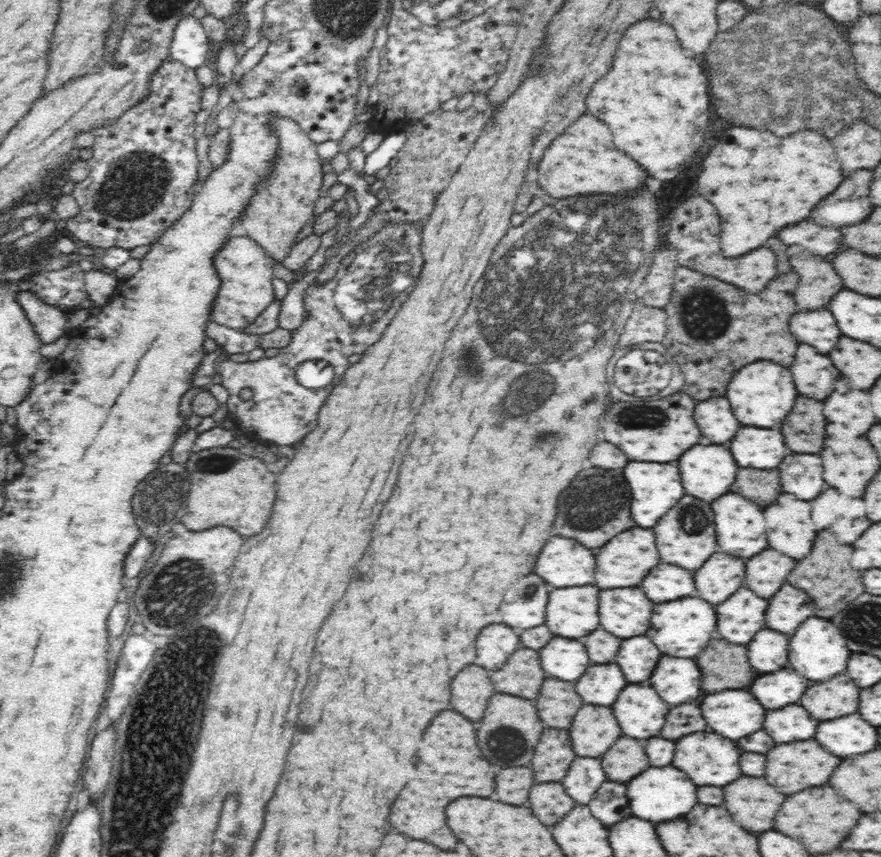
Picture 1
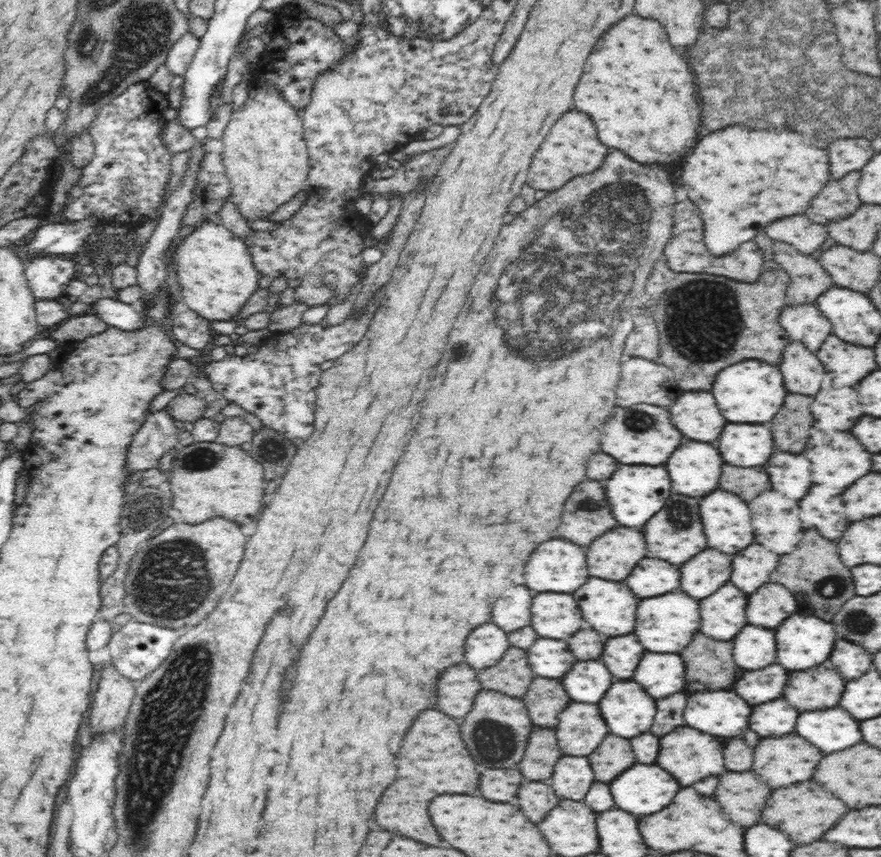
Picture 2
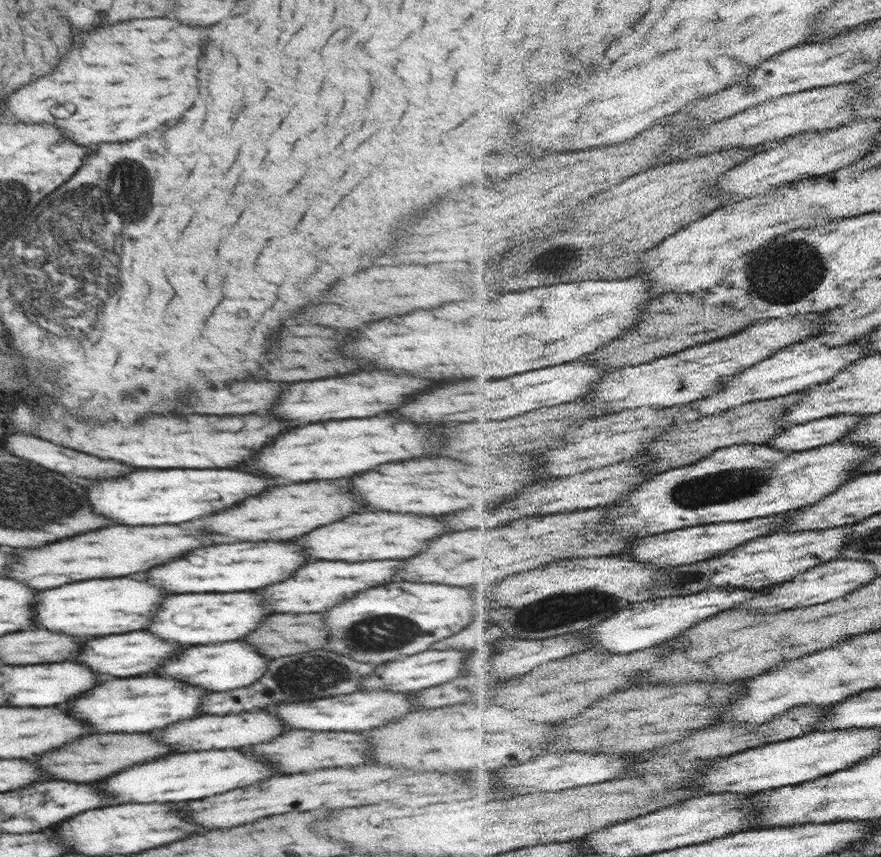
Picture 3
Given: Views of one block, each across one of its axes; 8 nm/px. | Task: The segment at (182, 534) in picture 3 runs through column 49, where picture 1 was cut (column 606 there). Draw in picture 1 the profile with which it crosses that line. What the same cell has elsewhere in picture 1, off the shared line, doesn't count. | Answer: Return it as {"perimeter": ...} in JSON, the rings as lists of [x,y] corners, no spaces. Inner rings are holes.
{"perimeter":[[[630,528],[616,538],[612,538],[606,546],[596,550],[596,584],[606,588],[624,588],[624,586],[638,586],[644,576],[658,564],[660,554],[656,548],[656,536],[652,530],[644,528]]]}

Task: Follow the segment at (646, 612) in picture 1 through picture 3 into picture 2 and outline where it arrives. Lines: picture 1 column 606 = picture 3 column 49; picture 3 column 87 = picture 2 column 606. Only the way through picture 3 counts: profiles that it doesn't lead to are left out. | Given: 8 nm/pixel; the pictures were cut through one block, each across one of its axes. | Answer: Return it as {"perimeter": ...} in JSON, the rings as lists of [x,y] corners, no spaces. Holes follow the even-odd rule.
{"perimeter":[[[590,578],[580,590],[574,592],[576,602],[580,602],[580,610],[584,614],[584,620],[592,624],[594,630],[606,634],[606,636],[624,636],[634,632],[636,624],[636,608],[638,598],[632,594],[632,590],[626,586],[626,582],[610,582],[602,578]]]}

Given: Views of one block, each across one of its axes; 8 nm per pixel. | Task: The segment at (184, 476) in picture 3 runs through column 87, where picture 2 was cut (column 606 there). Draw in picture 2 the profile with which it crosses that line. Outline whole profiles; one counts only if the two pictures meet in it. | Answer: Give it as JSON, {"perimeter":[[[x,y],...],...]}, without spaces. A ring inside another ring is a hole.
{"perimeter":[[[620,466],[616,470],[616,474],[612,474],[612,478],[608,480],[606,486],[606,496],[608,502],[612,506],[612,514],[616,516],[616,520],[622,526],[628,528],[640,528],[644,526],[658,510],[664,508],[666,500],[670,498],[670,476],[666,472],[666,468],[662,466]]]}

